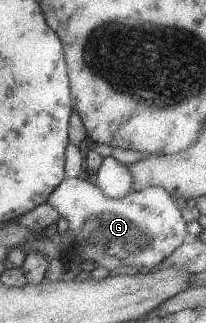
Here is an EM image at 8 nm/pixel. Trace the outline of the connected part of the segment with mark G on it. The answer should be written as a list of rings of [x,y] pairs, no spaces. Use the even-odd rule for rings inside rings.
[[[66,178],[46,202],[68,220],[69,229],[83,248],[85,261],[95,261],[109,271],[120,267],[118,263],[132,263],[140,272],[152,271],[157,268],[156,263],[160,264],[181,248],[186,235],[180,209],[169,191],[159,186],[112,200],[86,180]],[[110,253],[116,255],[116,265],[110,262]]]

